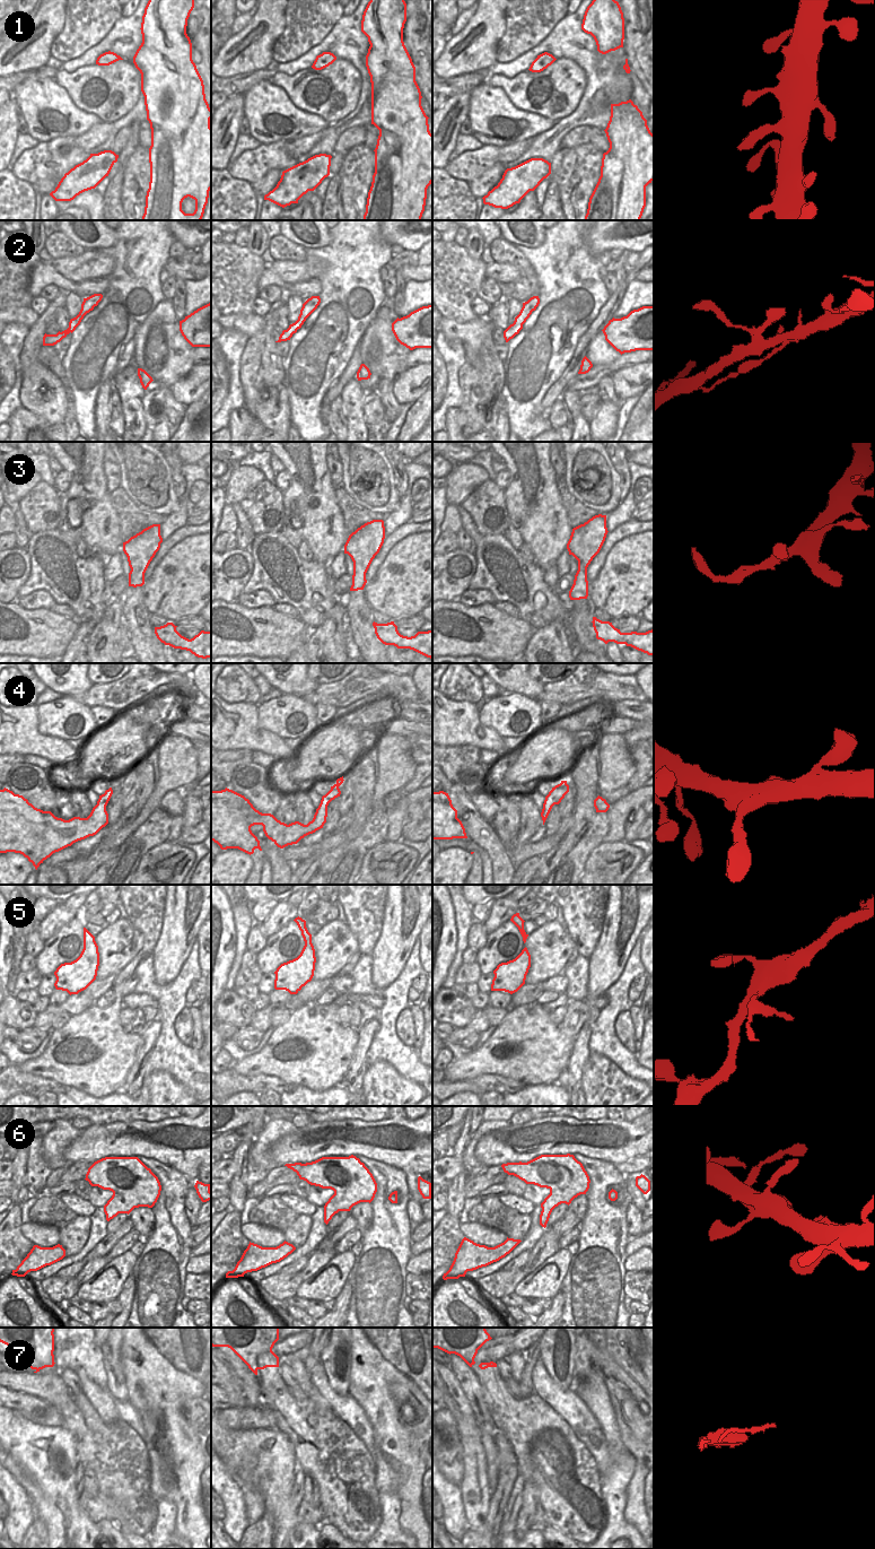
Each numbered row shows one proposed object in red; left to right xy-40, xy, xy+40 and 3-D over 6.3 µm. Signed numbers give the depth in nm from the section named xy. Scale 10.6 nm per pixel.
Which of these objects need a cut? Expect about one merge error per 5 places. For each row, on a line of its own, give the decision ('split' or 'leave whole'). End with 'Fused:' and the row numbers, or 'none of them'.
1: leave whole
2: leave whole
3: leave whole
4: leave whole
5: split
6: leave whole
7: split
Fused: 5, 7

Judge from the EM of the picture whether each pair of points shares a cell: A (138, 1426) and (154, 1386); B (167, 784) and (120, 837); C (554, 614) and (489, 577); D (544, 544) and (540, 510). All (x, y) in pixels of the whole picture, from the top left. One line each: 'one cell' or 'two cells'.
A: two cells
B: one cell
C: one cell
D: one cell

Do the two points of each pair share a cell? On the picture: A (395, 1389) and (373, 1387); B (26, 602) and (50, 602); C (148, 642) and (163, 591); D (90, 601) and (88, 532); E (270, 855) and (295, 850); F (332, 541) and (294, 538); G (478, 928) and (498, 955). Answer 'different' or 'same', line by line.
A: different
B: same
C: different
D: different
E: different
F: different
G: different

